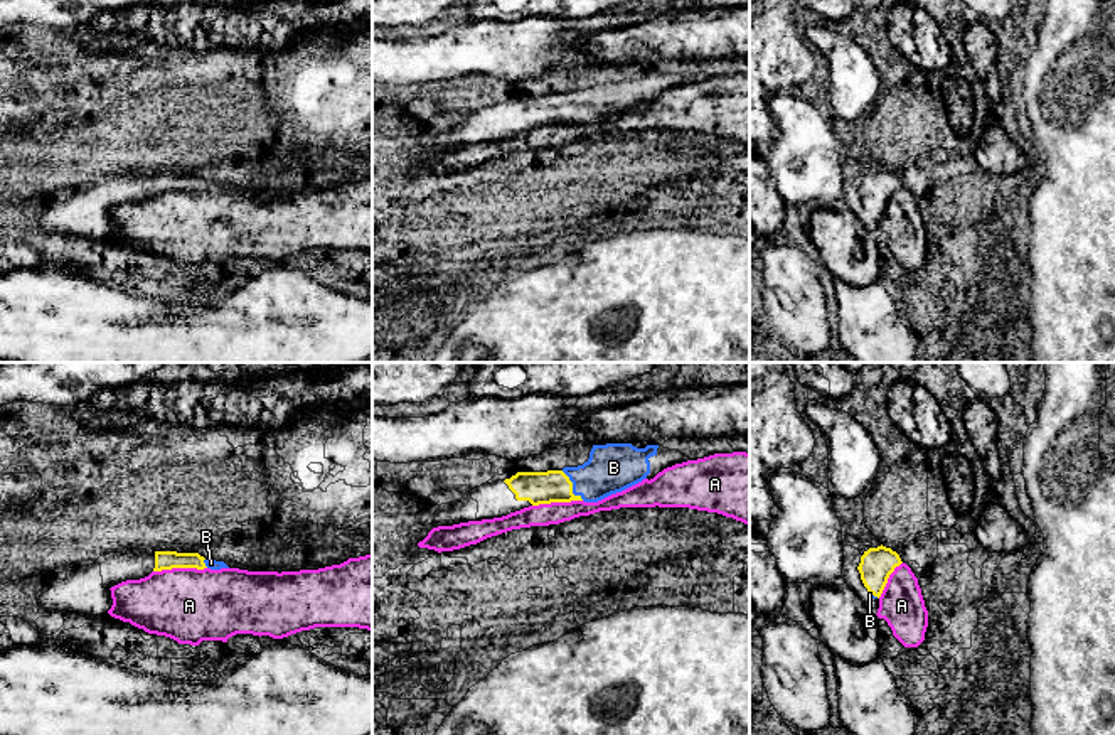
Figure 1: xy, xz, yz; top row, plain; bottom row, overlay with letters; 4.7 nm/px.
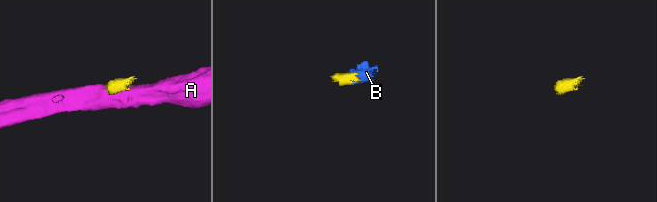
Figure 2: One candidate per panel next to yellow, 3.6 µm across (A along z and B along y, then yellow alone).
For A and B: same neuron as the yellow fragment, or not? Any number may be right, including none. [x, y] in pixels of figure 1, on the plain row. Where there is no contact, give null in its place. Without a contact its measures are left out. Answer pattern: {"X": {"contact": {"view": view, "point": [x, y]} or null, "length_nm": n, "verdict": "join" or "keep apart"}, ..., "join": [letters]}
{"A": {"contact": {"view": "xy", "point": [179, 189]}, "length_nm": 260, "verdict": "keep apart"}, "B": {"contact": {"view": "xz", "point": [571, 110]}, "length_nm": 180, "verdict": "join"}, "join": ["B"]}

